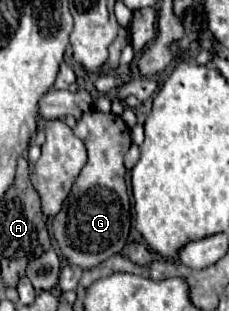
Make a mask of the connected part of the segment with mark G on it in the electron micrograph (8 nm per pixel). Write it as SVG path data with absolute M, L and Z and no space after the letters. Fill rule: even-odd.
M95 109L83 113L73 131L85 143L89 159L81 169L63 211L55 215L51 225L61 253L77 267L91 269L107 257L119 253L129 235L131 205L125 185L125 153L131 147L131 131L119 115Z

